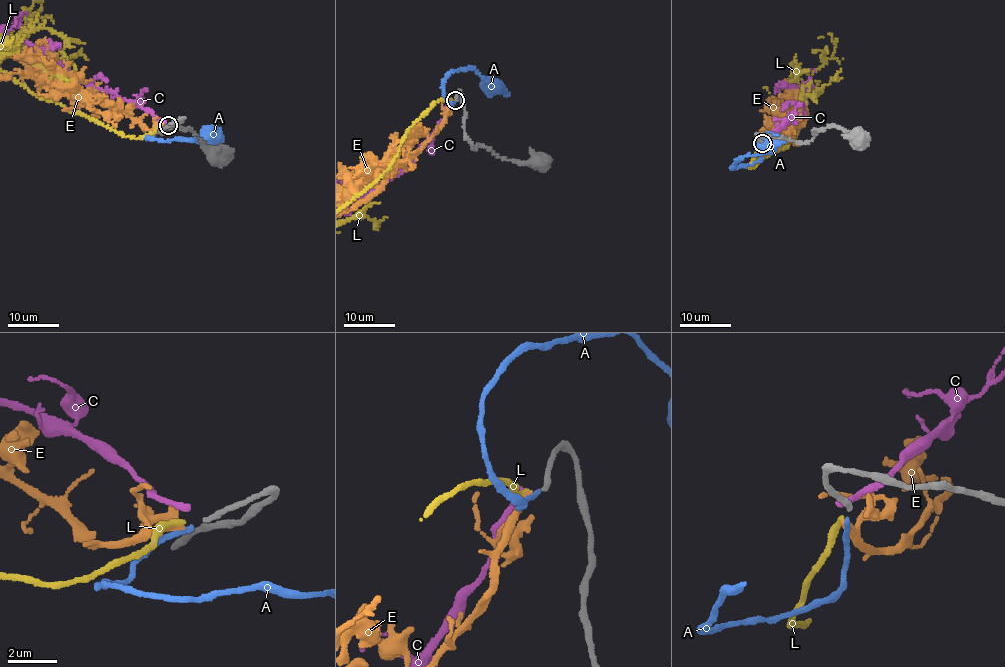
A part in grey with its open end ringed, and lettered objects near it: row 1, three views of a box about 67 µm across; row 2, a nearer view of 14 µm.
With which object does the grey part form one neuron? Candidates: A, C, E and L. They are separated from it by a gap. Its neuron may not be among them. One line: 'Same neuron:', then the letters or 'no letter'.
Same neuron: L

